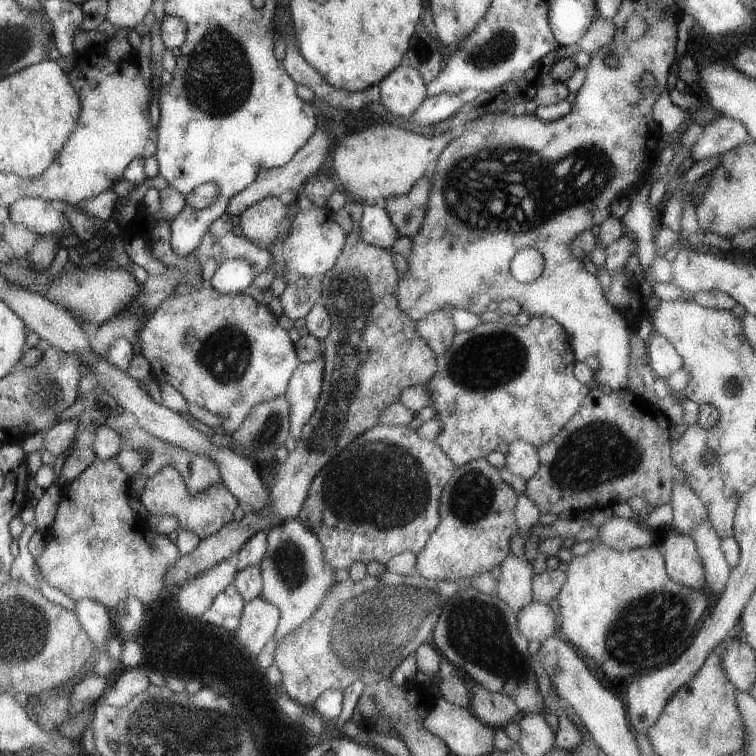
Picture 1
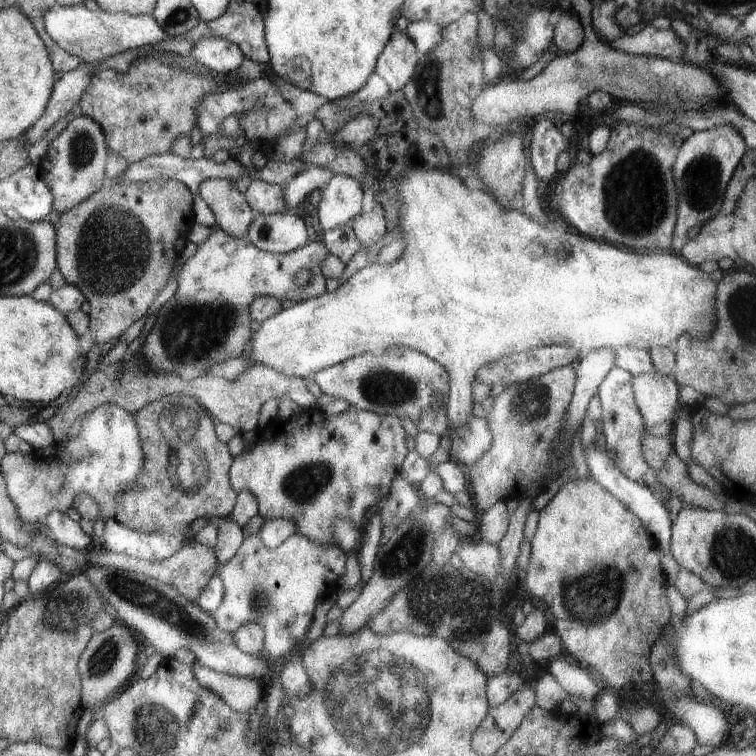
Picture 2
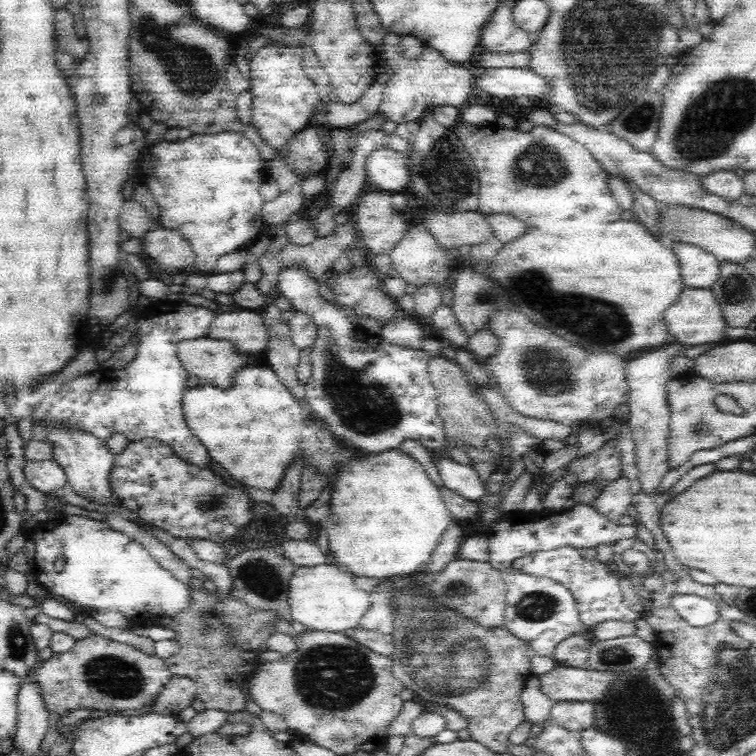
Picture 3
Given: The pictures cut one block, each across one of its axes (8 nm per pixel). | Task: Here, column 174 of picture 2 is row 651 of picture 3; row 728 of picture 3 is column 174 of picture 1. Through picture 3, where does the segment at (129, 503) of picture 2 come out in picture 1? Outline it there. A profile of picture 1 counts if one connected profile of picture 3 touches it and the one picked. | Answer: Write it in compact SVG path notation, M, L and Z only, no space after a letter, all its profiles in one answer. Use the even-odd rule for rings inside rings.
M163 467L156 475L149 476L139 498L149 515L175 516L179 527L194 532L200 539L210 537L233 520L235 510L240 506L238 498L222 482L212 482L202 492L188 490L186 482L174 467Z

